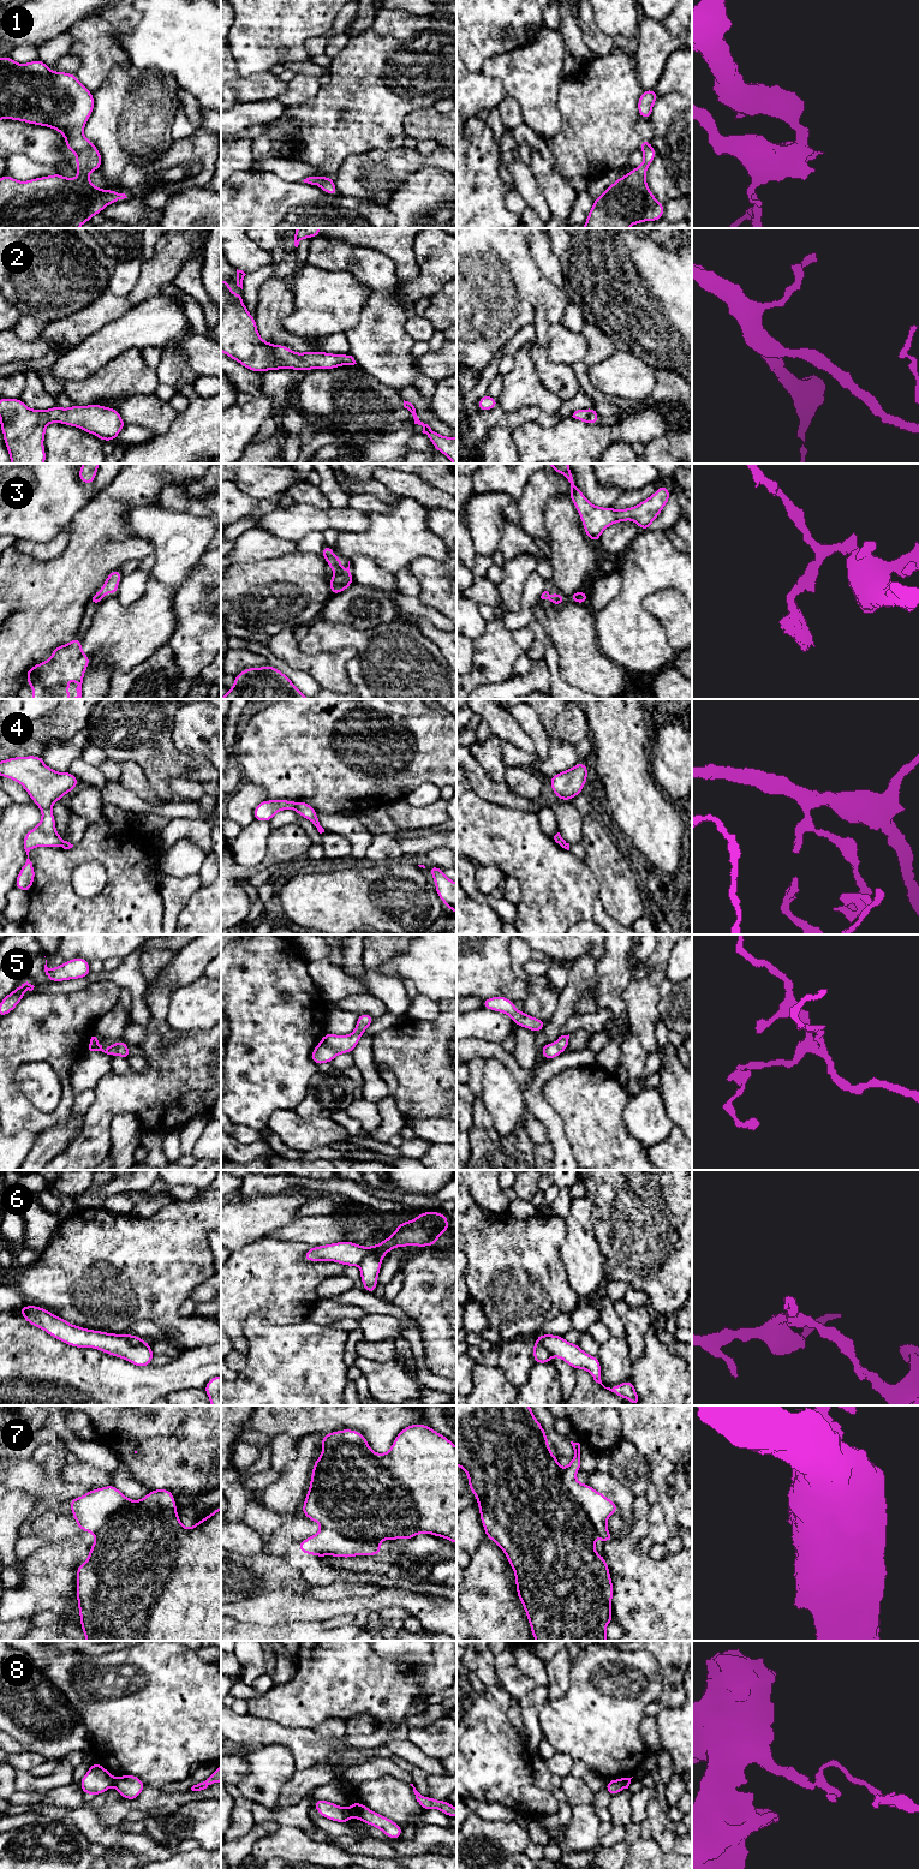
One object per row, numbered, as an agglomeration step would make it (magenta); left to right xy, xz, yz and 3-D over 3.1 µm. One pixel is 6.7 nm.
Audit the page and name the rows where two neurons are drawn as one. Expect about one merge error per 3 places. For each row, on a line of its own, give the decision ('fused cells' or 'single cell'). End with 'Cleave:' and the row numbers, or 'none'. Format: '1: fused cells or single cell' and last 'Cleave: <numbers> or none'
1: fused cells
2: single cell
3: single cell
4: fused cells
5: single cell
6: fused cells
7: fused cells
8: fused cells
Cleave: 1, 4, 6, 7, 8

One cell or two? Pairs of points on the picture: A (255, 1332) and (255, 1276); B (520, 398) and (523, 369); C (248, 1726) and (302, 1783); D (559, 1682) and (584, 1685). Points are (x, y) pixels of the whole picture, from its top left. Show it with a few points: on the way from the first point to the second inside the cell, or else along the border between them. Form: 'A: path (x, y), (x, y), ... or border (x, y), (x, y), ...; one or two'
A: border (282, 1324), (249, 1318), (244, 1327), (248, 1345); two
B: path (520, 390), (523, 376); one
C: border (322, 1759), (297, 1772); two
D: border (572, 1663), (568, 1689), (561, 1696), (549, 1701); two

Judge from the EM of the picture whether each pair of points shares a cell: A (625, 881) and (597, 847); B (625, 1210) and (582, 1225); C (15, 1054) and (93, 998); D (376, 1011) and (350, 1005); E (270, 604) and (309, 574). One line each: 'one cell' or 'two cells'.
A: one cell
B: two cells
C: one cell
D: one cell
E: one cell

